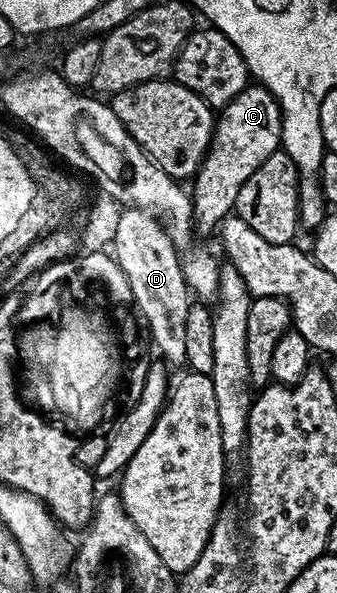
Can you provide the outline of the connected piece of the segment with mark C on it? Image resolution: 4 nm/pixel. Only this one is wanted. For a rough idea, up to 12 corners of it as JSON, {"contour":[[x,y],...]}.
{"contour":[[250,83],[220,109],[192,178],[202,233],[282,144],[282,112]]}

